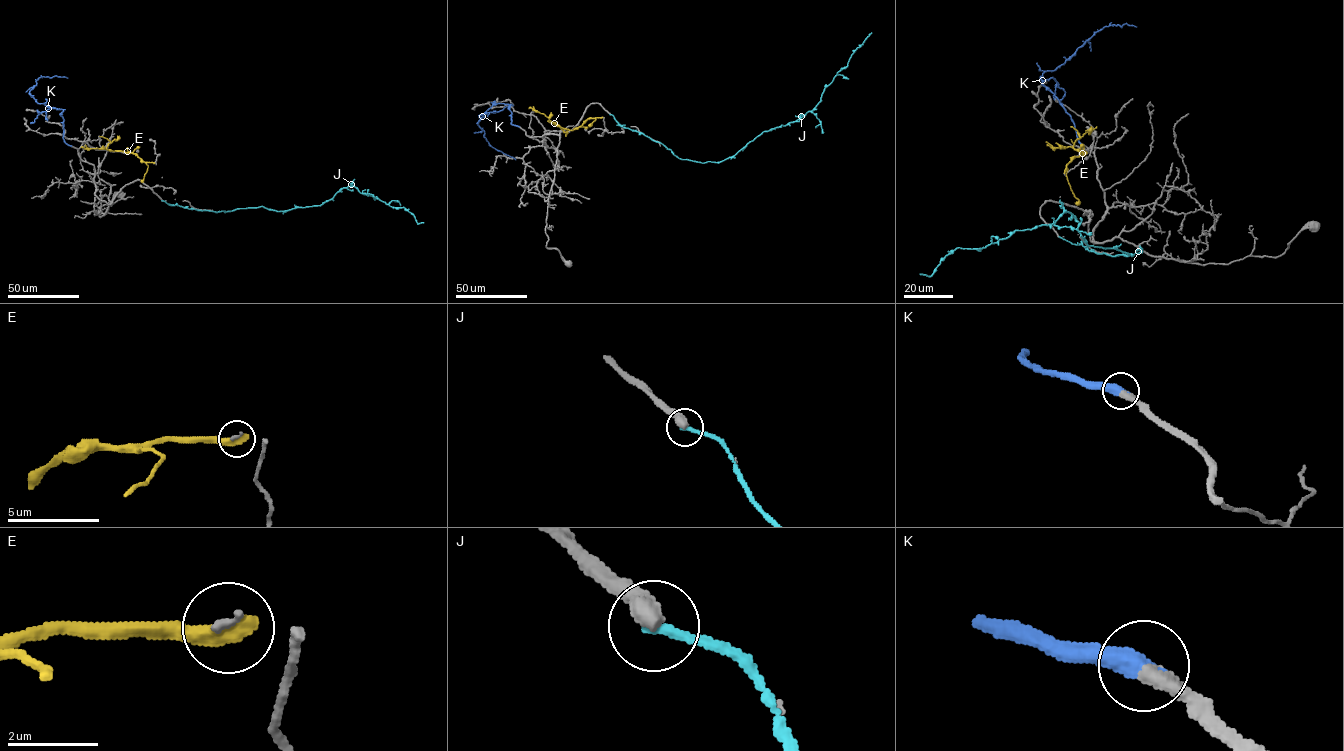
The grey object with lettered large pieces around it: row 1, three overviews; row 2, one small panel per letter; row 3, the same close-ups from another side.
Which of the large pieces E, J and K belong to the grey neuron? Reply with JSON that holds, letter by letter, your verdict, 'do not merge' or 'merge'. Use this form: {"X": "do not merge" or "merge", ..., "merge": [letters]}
{"E": "do not merge", "J": "do not merge", "K": "merge", "merge": ["K"]}

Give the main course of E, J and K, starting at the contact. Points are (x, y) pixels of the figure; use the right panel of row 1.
E: (1064, 172), (1074, 158), (1086, 152), (1070, 146), (1049, 146)
J: (1059, 236), (1115, 256), (1142, 249), (1089, 245), (1064, 212), (979, 249), (957, 247), (931, 276), (920, 274)
K: (1079, 143), (1074, 123), (1040, 78), (1044, 73), (1063, 64), (1105, 26), (1126, 23), (1136, 27)

